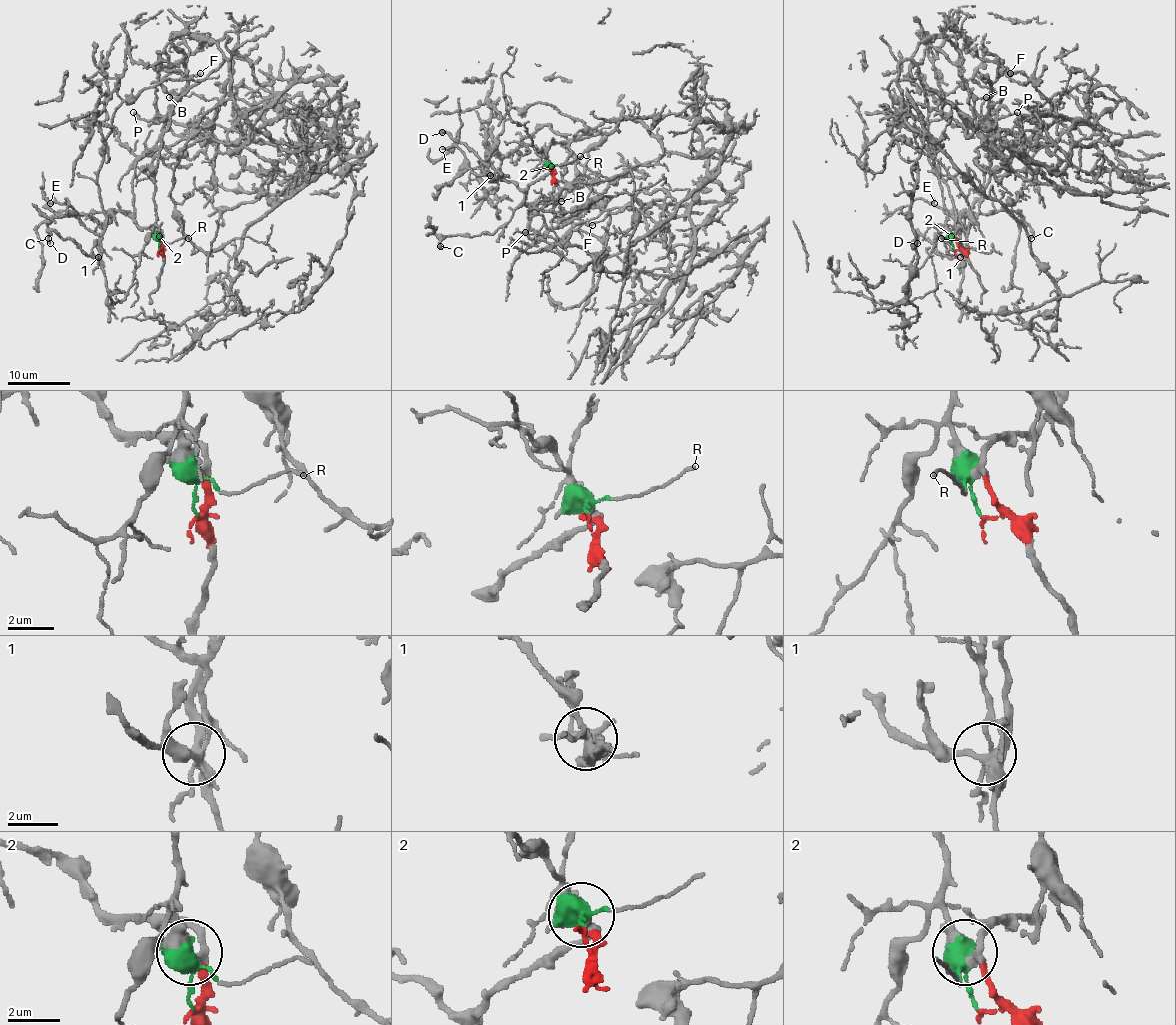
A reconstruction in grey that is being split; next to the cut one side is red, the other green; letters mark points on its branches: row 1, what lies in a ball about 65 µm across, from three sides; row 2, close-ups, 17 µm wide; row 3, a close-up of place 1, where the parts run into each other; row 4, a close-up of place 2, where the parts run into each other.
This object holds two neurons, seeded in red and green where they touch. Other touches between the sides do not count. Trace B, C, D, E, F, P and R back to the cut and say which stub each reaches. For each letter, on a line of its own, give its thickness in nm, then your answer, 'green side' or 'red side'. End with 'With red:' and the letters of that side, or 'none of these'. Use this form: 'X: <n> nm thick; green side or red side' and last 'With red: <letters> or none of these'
B: 160 nm thick; red side
C: 170 nm thick; red side
D: 150 nm thick; red side
E: 120 nm thick; green side
F: 220 nm thick; red side
P: 130 nm thick; red side
R: 110 nm thick; green side
With red: B, C, D, F, P

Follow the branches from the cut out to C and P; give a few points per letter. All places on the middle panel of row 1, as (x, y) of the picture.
C: (551, 169), (552, 174), (554, 171), (532, 182), (524, 200), (507, 222), (493, 233), (452, 234), (439, 245)
P: (551, 169), (552, 174), (554, 171), (526, 188), (524, 203), (555, 199), (534, 213), (526, 231)

